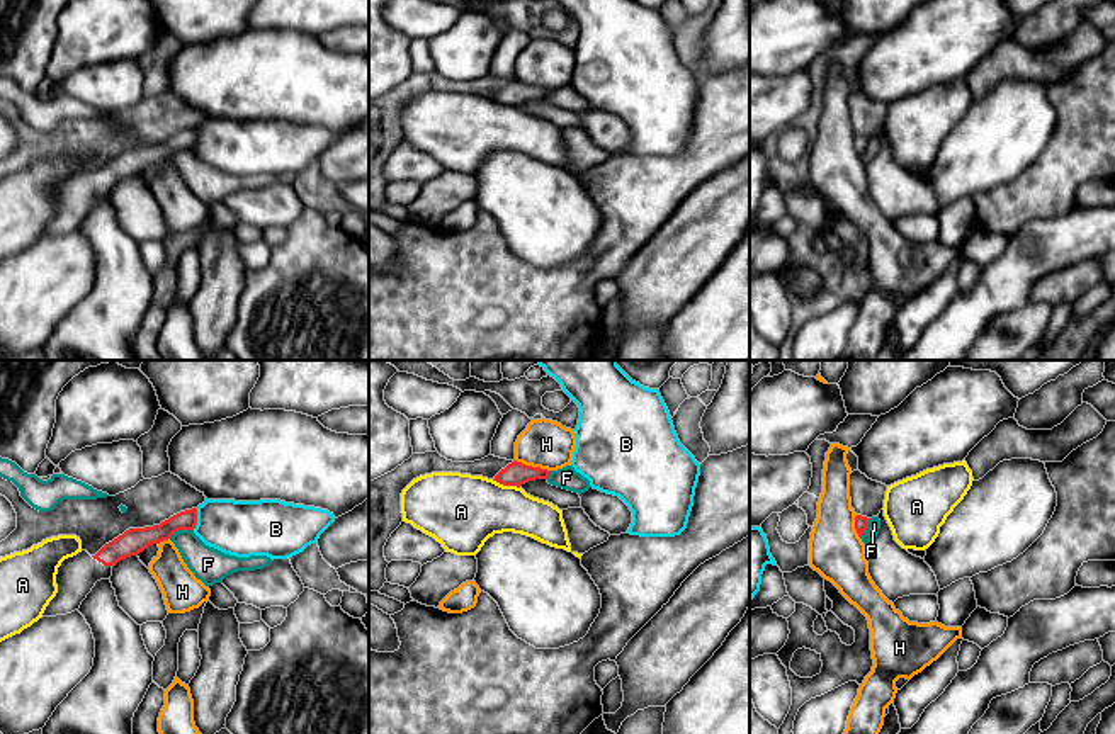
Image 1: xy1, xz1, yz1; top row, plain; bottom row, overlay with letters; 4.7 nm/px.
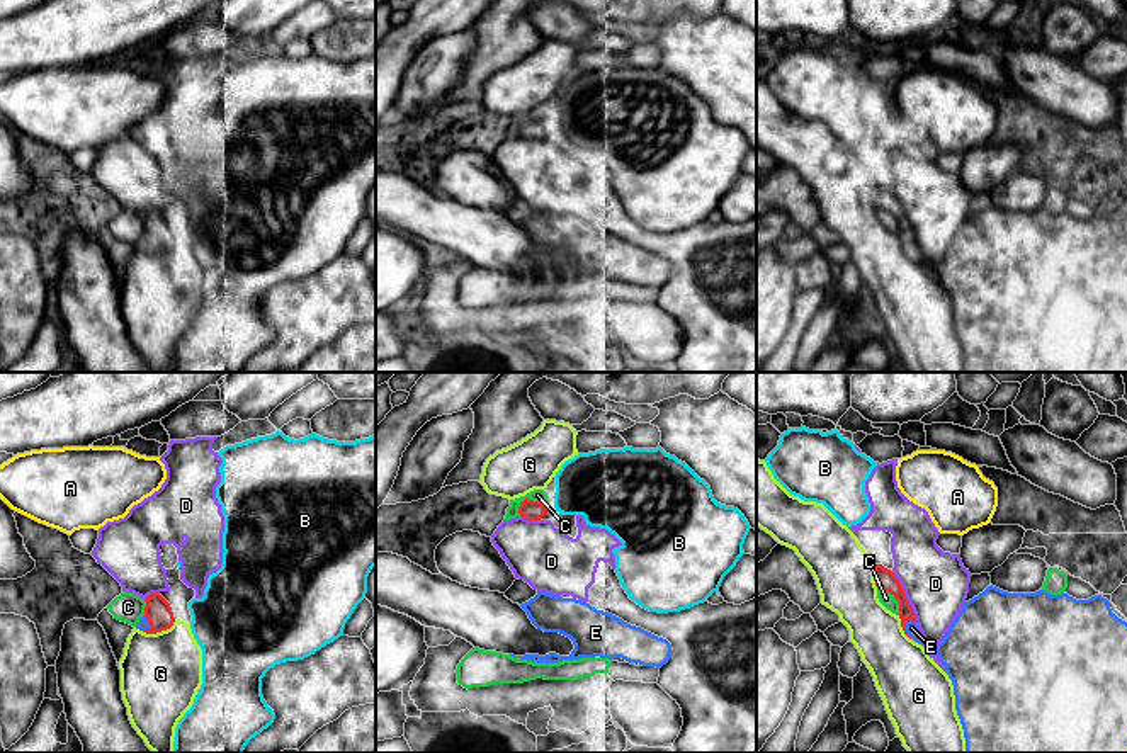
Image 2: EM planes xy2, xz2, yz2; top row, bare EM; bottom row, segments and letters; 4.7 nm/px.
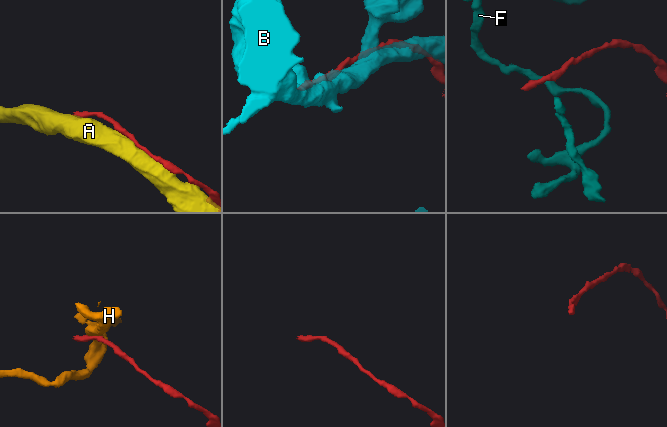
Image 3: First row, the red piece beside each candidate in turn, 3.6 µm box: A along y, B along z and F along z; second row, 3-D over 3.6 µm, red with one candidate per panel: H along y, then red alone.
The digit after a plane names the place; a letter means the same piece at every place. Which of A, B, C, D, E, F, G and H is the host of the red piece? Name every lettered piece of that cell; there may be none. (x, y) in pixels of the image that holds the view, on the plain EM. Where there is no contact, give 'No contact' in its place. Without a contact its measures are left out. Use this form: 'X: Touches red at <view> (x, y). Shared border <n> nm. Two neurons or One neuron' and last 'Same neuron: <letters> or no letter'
A: Touches red at xz1 (505, 104). Shared border 140 nm. Two neurons
B: Touches red at xy1 (196, 138). Shared border 110 nm. Two neurons
C: Touches red at xz2 (529, 119). Shared border 150 nm. Two neurons
D: Touches red at yz2 (905, 216). Shared border 260 nm. Two neurons
E: Touches red at yz2 (905, 249). Shared border 100 nm. One neuron
F: Touches red at xy1 (181, 148). Shared border 130 nm. Two neurons
G: Touches red at xy2 (157, 250). Shared border 190 nm. Two neurons
H: Touches red at xz1 (534, 87). Shared border 190 nm. Two neurons
Same neuron: E

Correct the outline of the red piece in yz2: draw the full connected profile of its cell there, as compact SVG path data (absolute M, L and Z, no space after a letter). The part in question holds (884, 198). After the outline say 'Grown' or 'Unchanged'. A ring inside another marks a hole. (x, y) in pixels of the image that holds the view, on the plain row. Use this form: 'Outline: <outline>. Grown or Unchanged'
Outline: M874 184L874 201L877 209L889 211L899 221L901 246L906 255L921 263L923 255L918 248L915 231L904 214L904 209L894 192L882 184Z. Grown

